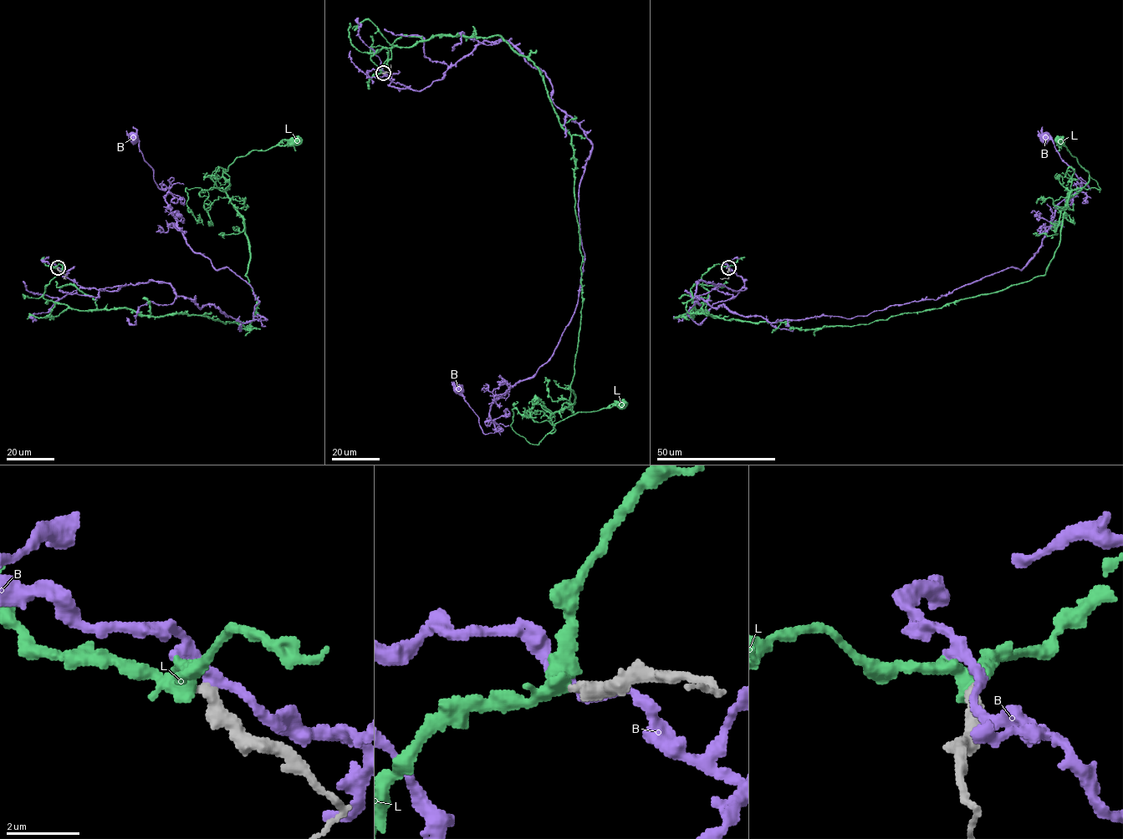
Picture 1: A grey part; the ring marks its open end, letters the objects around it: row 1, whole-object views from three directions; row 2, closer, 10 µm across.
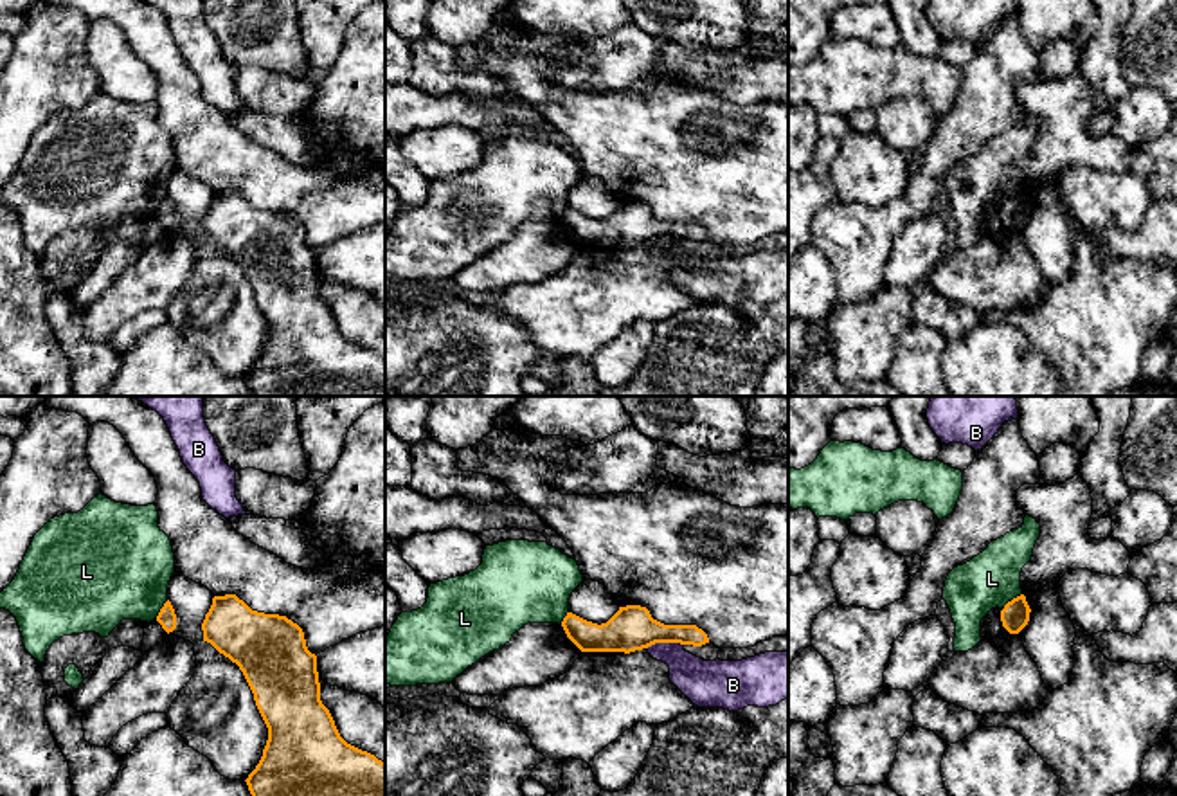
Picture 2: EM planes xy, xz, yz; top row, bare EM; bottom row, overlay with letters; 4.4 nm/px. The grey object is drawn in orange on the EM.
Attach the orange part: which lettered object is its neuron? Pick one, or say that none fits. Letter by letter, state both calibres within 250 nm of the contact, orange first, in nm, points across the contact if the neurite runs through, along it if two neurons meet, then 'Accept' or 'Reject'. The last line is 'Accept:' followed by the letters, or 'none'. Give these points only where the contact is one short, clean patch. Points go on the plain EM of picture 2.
B: Thickness 200 nm (orange) against 190 nm. Boundary: xz (682, 240), (652, 240), (646, 245). Reject
L: Thickness 130 nm (orange) against 260 nm. Boundary: yz (1021, 189), (1003, 206). Reject
Accept: none

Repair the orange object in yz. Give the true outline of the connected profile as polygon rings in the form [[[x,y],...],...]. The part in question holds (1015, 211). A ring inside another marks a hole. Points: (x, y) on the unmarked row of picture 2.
[[[1024,191],[1013,194],[1001,207],[1002,223],[1010,231],[1019,231],[1028,222],[1029,209],[1031,209],[1031,205],[1029,205]]]

